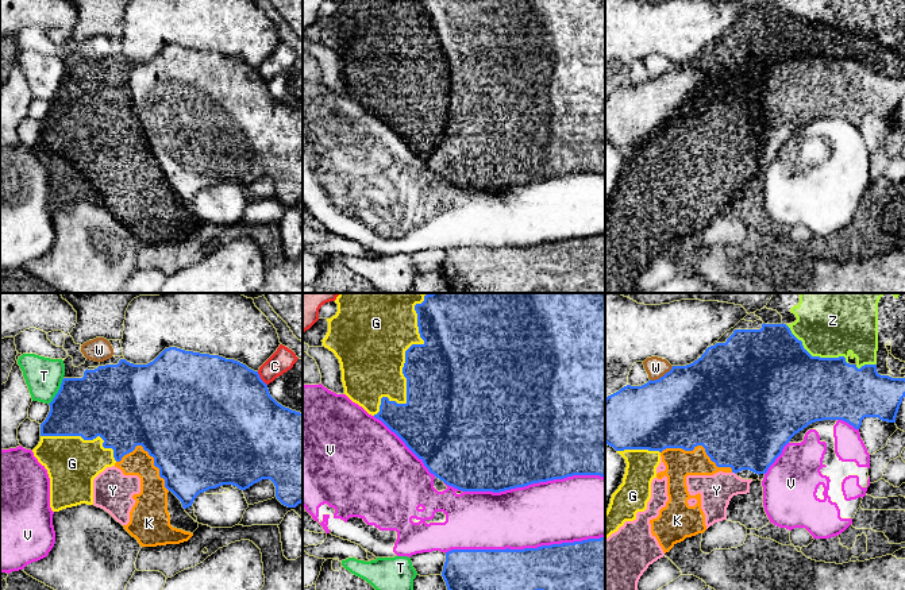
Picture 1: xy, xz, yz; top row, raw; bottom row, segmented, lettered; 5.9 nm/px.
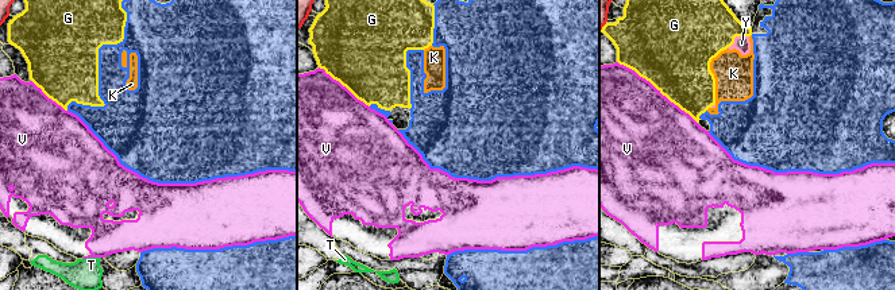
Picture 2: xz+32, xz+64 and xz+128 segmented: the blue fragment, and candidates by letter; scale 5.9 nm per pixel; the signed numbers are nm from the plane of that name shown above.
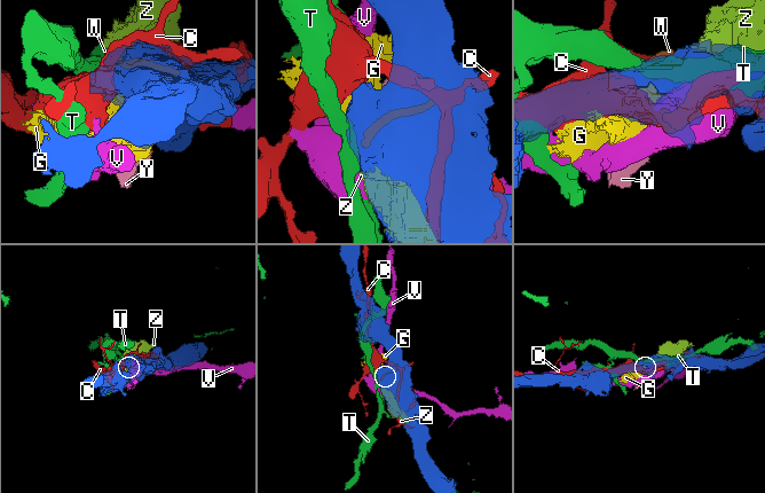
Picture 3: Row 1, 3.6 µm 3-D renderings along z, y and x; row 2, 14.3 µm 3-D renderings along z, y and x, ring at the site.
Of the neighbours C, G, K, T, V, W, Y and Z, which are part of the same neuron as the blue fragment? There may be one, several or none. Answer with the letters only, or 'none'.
none

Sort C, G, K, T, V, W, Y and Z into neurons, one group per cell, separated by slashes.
C / G K Y / T / V / W / Z

